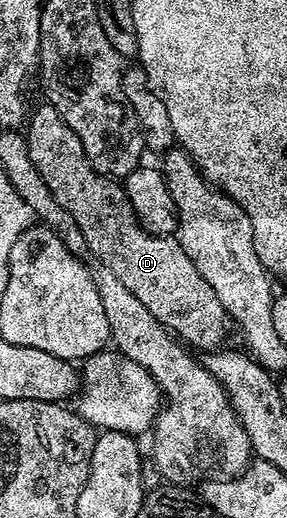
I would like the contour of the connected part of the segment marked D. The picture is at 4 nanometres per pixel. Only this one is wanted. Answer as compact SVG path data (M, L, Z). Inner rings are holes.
M41 103L36 109L36 114L29 116L26 121L26 136L28 138L28 146L30 147L30 159L32 165L38 171L38 175L42 175L42 179L46 183L46 187L50 187L50 195L54 198L63 209L70 211L70 215L74 215L74 223L78 223L78 231L82 231L82 239L86 239L86 247L91 256L96 256L95 260L101 265L110 267L110 271L114 271L114 276L126 286L126 291L130 291L130 295L134 295L134 299L138 299L144 306L146 311L150 311L150 315L154 315L154 319L158 319L162 324L172 332L177 338L184 341L185 344L210 351L219 348L228 331L230 329L230 318L226 307L222 307L218 295L214 295L214 287L210 287L210 283L206 283L206 279L202 279L198 267L194 267L194 263L190 263L190 255L186 255L186 251L180 246L179 240L172 235L153 235L141 225L138 215L134 211L134 207L130 203L130 199L126 195L123 184L117 178L107 177L104 173L100 173L90 163L90 159L86 155L86 151L82 147L82 139L78 139L78 135L74 135L74 131L70 127L70 123L66 123L66 119L62 119L62 115L58 115L58 111L54 106L47 103Z

